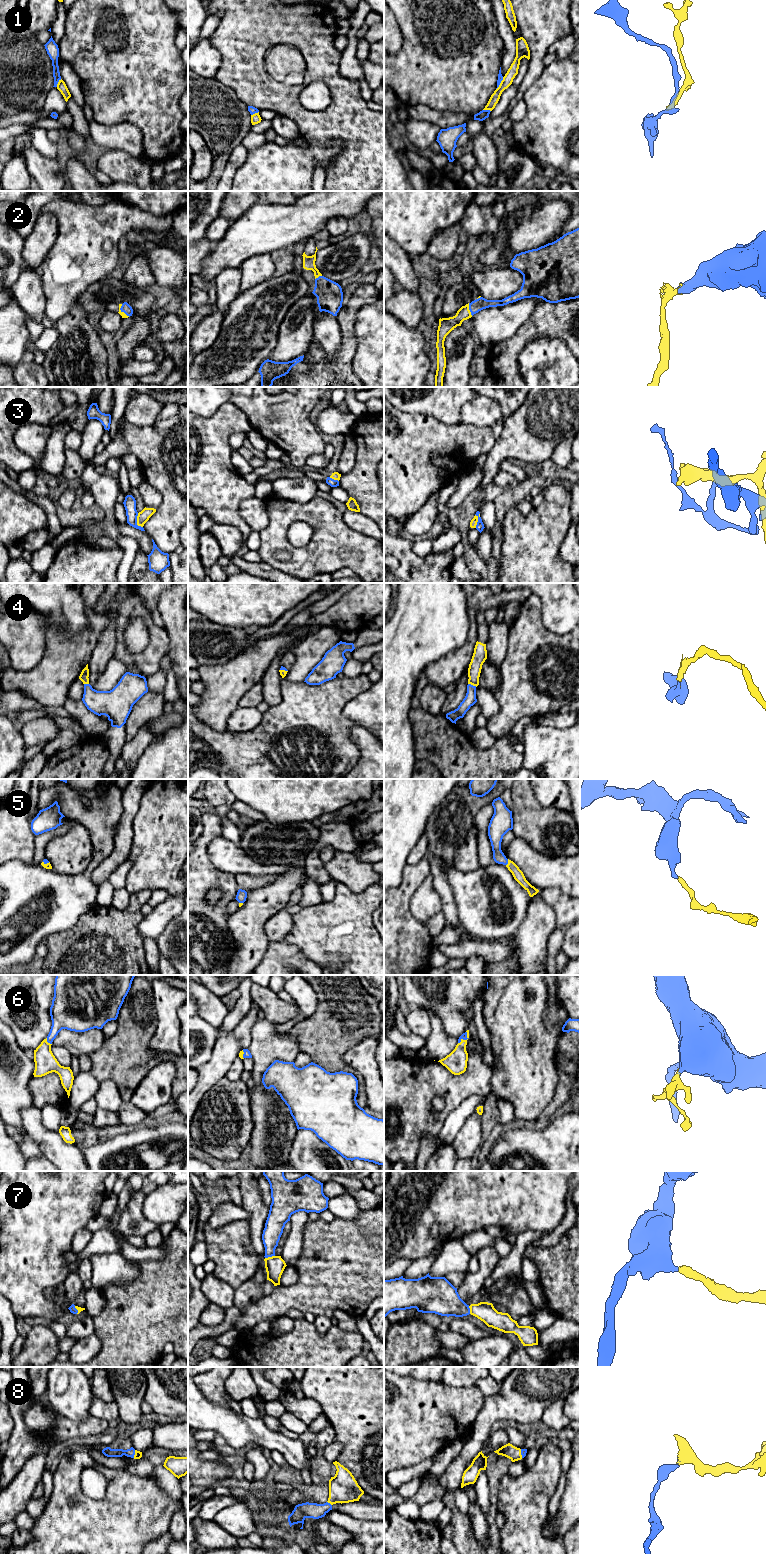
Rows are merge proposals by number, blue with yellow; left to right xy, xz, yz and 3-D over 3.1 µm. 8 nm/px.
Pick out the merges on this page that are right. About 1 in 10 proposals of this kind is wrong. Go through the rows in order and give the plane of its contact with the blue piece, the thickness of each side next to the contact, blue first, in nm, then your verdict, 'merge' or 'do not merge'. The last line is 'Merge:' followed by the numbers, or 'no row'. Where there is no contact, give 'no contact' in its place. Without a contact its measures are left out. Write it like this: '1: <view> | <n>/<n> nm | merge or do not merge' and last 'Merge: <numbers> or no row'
1: yz | 50/80 nm | do not merge
2: yz | 100/120 nm | merge
3: yz | 60/60 nm | do not merge
4: yz | 100/110 nm | merge
5: yz | 120/90 nm | merge
6: xy | 200/180 nm | merge
7: xz | 150/160 nm | merge
8: xz | 130/240 nm | merge
Merge: 2, 4, 5, 6, 7, 8

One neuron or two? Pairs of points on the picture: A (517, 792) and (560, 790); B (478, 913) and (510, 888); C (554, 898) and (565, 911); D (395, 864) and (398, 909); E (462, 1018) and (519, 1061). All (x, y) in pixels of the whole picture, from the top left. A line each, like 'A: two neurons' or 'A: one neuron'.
A: two neurons
B: one neuron
C: one neuron
D: two neurons
E: two neurons

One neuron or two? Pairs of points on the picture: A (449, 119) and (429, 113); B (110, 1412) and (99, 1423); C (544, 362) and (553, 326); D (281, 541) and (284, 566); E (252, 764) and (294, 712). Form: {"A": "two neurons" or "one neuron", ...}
{"A": "one neuron", "B": "two neurons", "C": "two neurons", "D": "one neuron", "E": "one neuron"}

